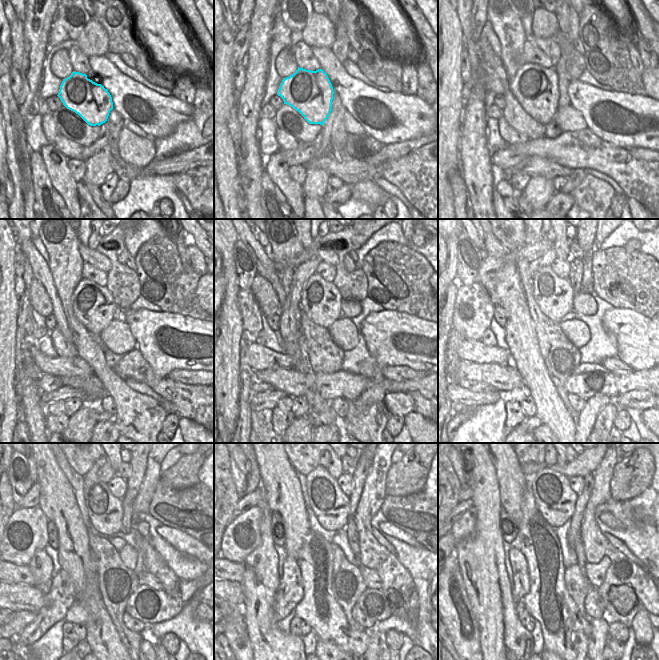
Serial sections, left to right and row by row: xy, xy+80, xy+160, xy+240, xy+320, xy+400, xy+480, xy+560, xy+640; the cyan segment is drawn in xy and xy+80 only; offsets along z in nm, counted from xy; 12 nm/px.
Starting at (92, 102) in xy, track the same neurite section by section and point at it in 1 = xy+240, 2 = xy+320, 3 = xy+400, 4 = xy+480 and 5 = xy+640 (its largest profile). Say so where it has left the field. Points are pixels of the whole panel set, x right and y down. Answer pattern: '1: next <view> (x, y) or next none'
1: next xy+240 (93, 305)
2: next xy+320 (321, 301)
3: next xy+400 (554, 295)
4: next xy+480 (105, 511)
5: next xy+640 (555, 500)

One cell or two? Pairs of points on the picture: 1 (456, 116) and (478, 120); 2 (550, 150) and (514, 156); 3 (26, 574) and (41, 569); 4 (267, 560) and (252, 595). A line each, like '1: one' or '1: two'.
1: two
2: two
3: two
4: one

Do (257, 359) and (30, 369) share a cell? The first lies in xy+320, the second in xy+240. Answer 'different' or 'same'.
different

